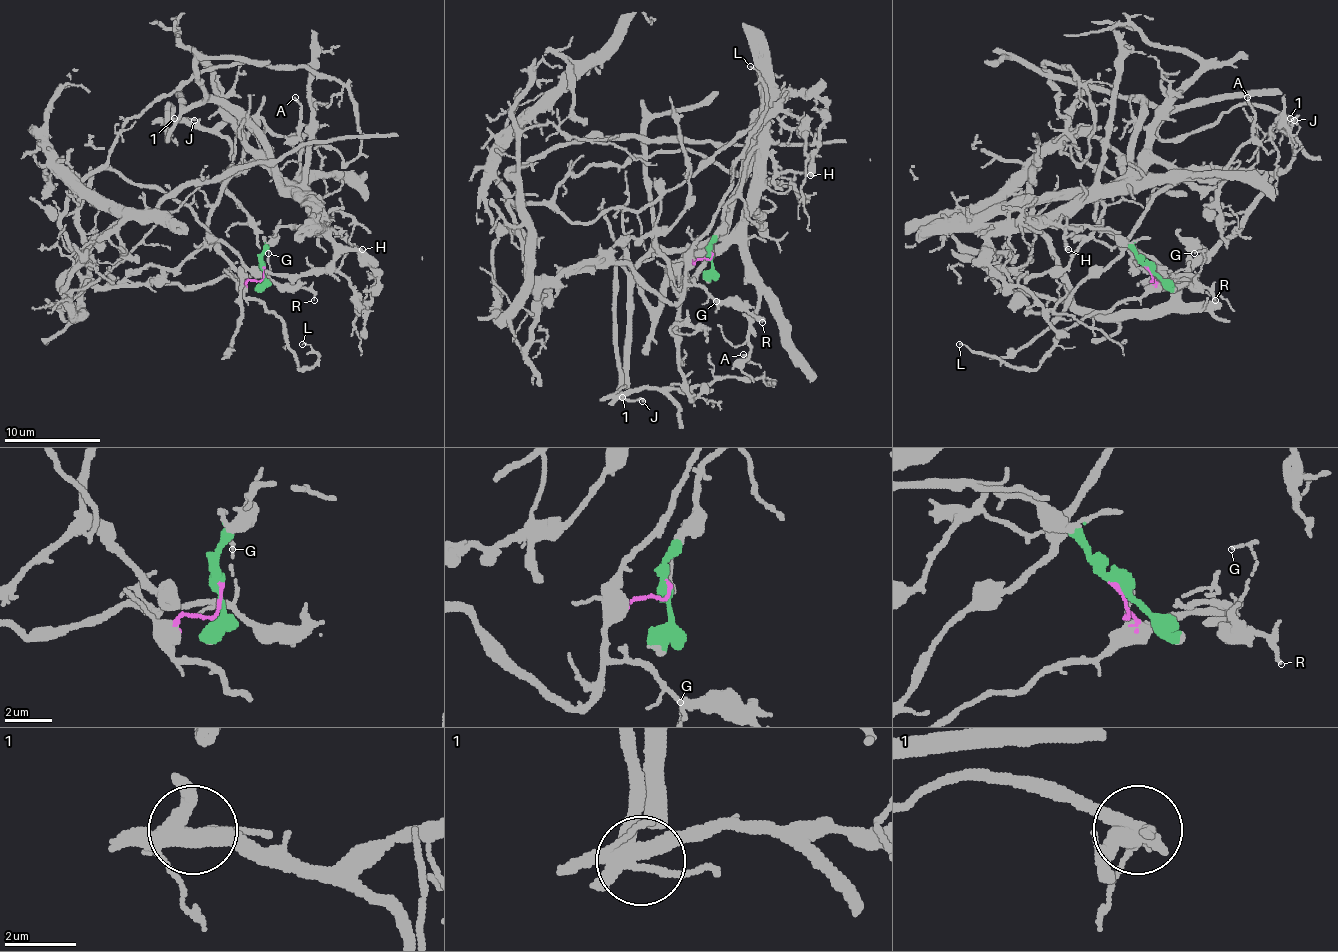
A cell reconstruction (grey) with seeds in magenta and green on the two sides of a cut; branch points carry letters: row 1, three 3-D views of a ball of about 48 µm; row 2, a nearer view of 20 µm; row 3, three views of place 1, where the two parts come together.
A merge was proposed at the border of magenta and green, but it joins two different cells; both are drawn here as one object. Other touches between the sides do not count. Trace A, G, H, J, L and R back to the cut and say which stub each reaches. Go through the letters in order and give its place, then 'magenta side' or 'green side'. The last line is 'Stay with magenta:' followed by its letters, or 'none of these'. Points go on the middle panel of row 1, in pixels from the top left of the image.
A: place (743, 354); green side
G: place (716, 301); magenta side
H: place (810, 175); green side
J: place (642, 401); green side
L: place (750, 66); magenta side
R: place (762, 322); magenta side
Stay with magenta: G, L, R

